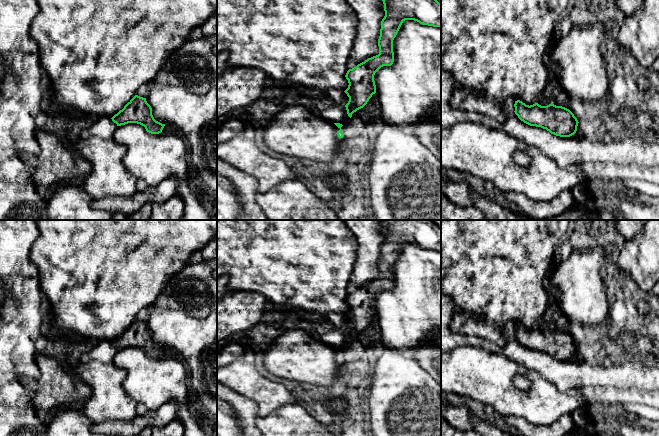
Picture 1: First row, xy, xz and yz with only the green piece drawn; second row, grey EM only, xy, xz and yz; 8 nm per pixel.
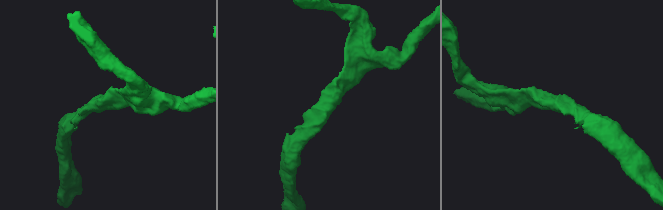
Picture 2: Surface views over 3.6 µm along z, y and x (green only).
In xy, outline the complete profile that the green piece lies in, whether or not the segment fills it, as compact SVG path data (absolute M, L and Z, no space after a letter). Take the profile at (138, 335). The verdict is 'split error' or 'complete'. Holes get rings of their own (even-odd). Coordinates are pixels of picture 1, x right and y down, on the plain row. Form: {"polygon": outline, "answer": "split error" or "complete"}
{"polygon": "M135 319L122 334L115 338L112 345L117 350L128 347L137 347L145 351L151 358L162 356L165 348L156 345L152 339L152 332L147 327L146 322Z", "answer": "complete"}

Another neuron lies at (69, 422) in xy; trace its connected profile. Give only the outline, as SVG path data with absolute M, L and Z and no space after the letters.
M64 407L48 421L47 436L109 436L92 431L92 422L76 407Z

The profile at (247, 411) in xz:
M217 382L217 397L226 401L236 412L244 436L263 436L256 429L256 420L259 417L257 403Z

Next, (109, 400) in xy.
M88 361L78 365L75 375L91 389L91 395L83 406L84 415L92 423L126 421L137 416L138 402L123 387L127 377L124 368L113 362Z

